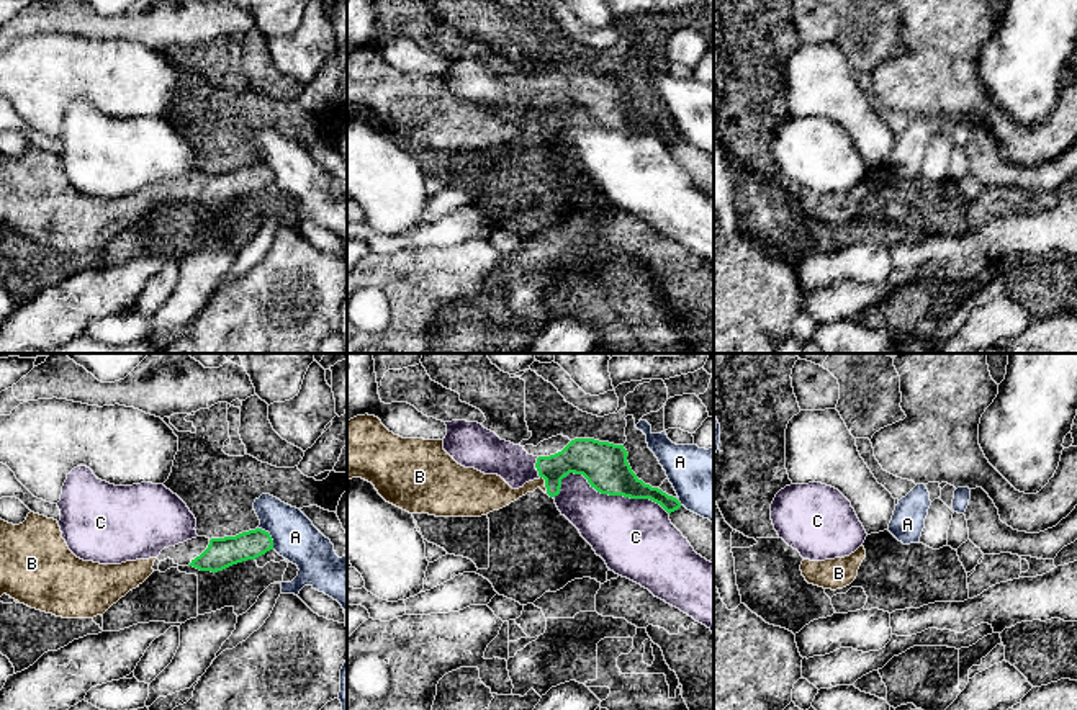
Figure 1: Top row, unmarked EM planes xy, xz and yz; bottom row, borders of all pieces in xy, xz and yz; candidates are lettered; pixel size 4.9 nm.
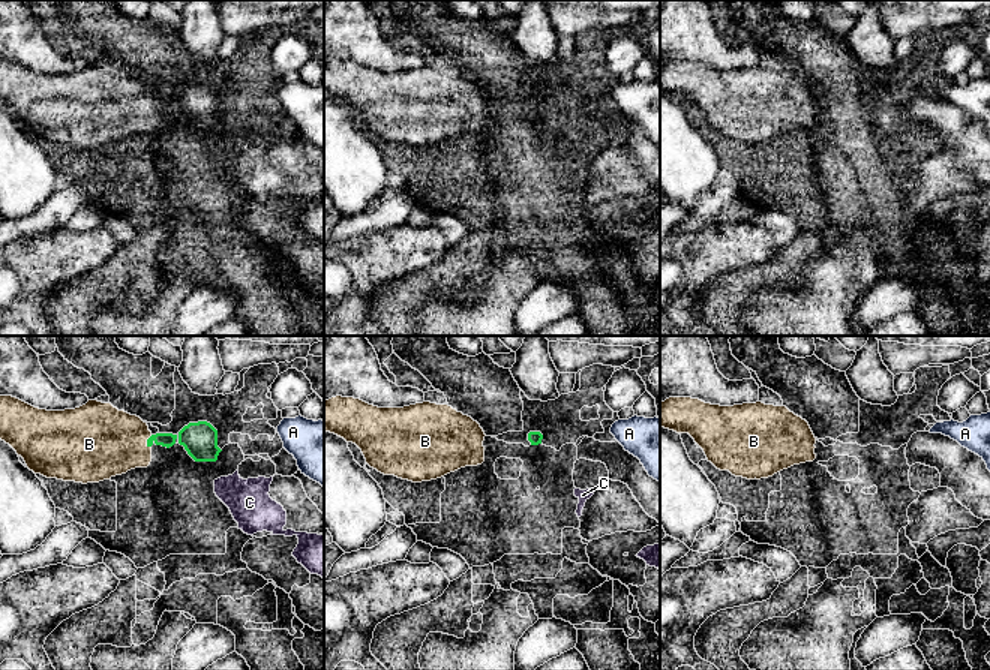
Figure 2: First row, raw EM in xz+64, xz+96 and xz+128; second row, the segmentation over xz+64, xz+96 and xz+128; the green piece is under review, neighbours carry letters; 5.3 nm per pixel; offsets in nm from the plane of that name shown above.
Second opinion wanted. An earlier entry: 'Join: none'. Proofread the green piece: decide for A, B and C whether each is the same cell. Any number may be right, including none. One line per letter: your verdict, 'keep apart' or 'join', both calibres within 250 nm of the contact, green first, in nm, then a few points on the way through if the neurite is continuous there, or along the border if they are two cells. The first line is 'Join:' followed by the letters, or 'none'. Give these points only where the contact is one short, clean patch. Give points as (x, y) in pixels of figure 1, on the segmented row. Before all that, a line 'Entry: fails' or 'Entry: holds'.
Entry: fails
Join: B
A: keep apart | 140/220 nm
B: join | 190/150 nm | across xz (588, 457), (572, 458), (545, 485), (496, 493)
C: keep apart | 220/360 nm

